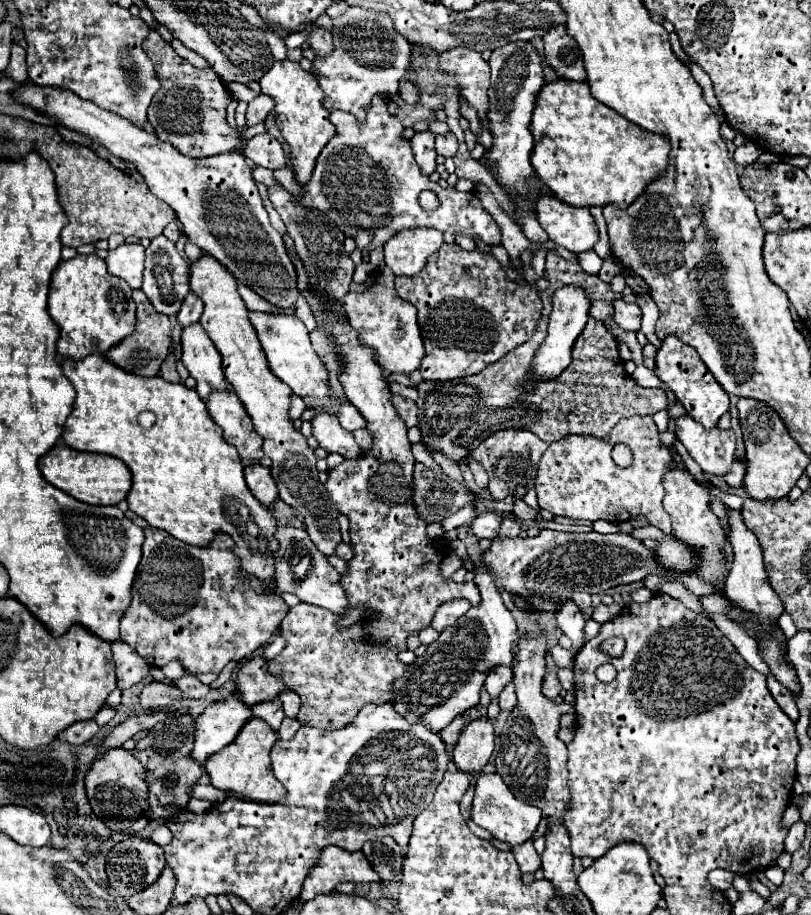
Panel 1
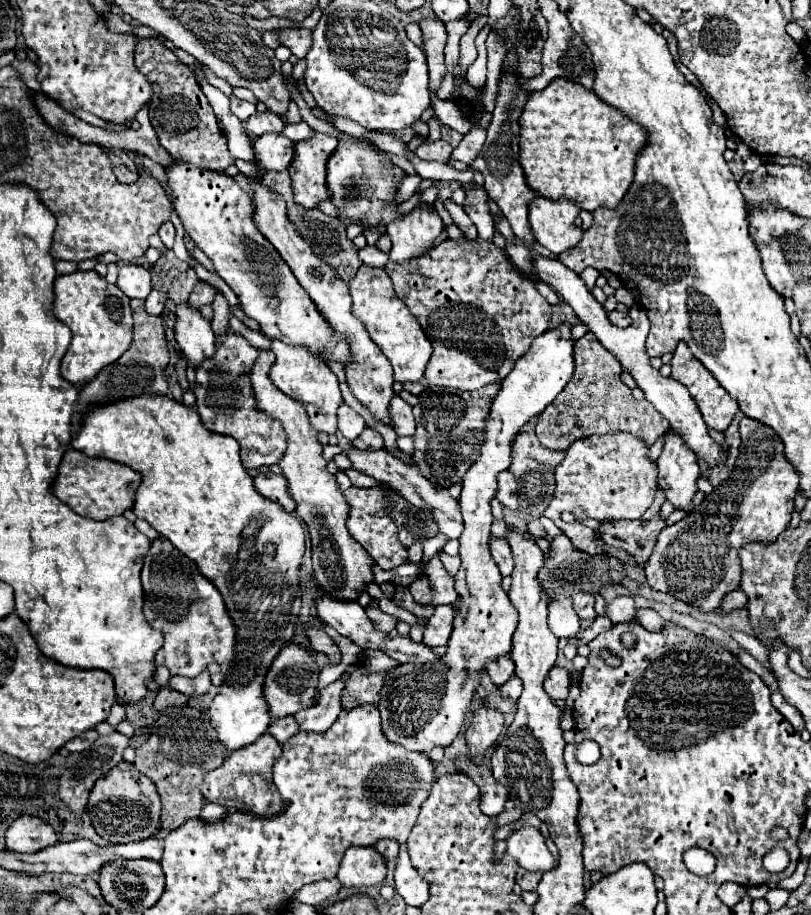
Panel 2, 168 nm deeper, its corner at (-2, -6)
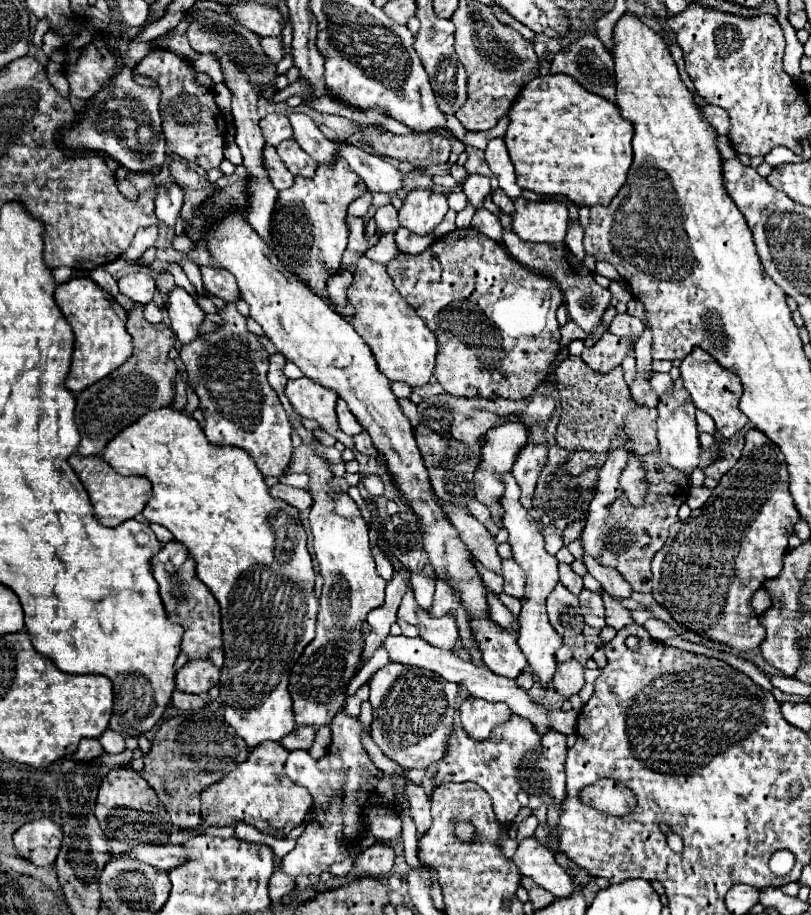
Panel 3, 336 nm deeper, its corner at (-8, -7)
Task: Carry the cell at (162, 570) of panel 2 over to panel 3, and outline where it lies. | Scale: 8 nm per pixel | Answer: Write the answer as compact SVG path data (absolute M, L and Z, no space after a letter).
M176 540L162 546L162 550L152 558L152 572L160 586L160 598L164 602L166 614L170 622L180 624L184 628L180 652L188 656L188 660L206 660L208 654L216 648L222 648L222 616L218 600L212 596L212 592L202 584L202 580L194 572L192 558L186 558L178 568L174 568L172 558L182 550L184 546Z

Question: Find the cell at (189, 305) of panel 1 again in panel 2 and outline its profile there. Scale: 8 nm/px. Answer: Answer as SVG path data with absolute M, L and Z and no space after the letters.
M198 281L196 287L194 287L194 291L190 293L188 303L198 309L198 307L202 307L202 305L210 305L210 303L214 301L214 295L216 295L216 289L214 289L212 285L208 285L208 283L204 283L204 281Z

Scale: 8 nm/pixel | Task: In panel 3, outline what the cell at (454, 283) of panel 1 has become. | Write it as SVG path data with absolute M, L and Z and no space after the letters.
M474 228L454 230L438 238L422 254L398 254L386 268L400 296L438 338L434 378L448 394L522 400L536 390L544 368L548 368L548 360L552 360L552 352L560 350L556 308L562 304L562 292L550 278L524 268L498 242Z

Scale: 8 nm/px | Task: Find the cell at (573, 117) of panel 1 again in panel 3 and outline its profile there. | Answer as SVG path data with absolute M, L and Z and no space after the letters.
M548 74L534 78L522 88L520 96L510 108L510 126L504 142L516 168L516 182L522 188L542 196L564 194L574 204L592 208L596 204L610 204L626 182L632 164L632 138L634 126L620 116L620 108L614 102L588 92L570 76Z

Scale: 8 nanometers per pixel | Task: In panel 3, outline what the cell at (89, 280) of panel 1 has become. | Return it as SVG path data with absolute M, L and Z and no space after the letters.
M72 278L60 284L54 292L54 298L74 330L74 356L68 388L72 392L82 392L84 388L114 372L132 356L132 336L126 330L128 314L120 304L116 306L114 298L110 298L108 292L92 278Z

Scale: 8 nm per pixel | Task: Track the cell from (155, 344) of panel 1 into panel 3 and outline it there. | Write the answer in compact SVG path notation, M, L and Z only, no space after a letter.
M134 302L126 328L134 338L134 354L130 356L130 360L126 360L120 368L116 368L100 382L76 394L76 424L82 434L82 442L78 446L80 456L98 454L100 448L104 448L104 444L108 444L108 440L116 436L116 432L120 432L120 428L126 428L128 424L132 424L132 420L138 420L148 410L172 404L172 380L176 376L176 364L168 358L168 352L176 342L174 332L164 322L150 324L144 318L144 304L140 302Z

